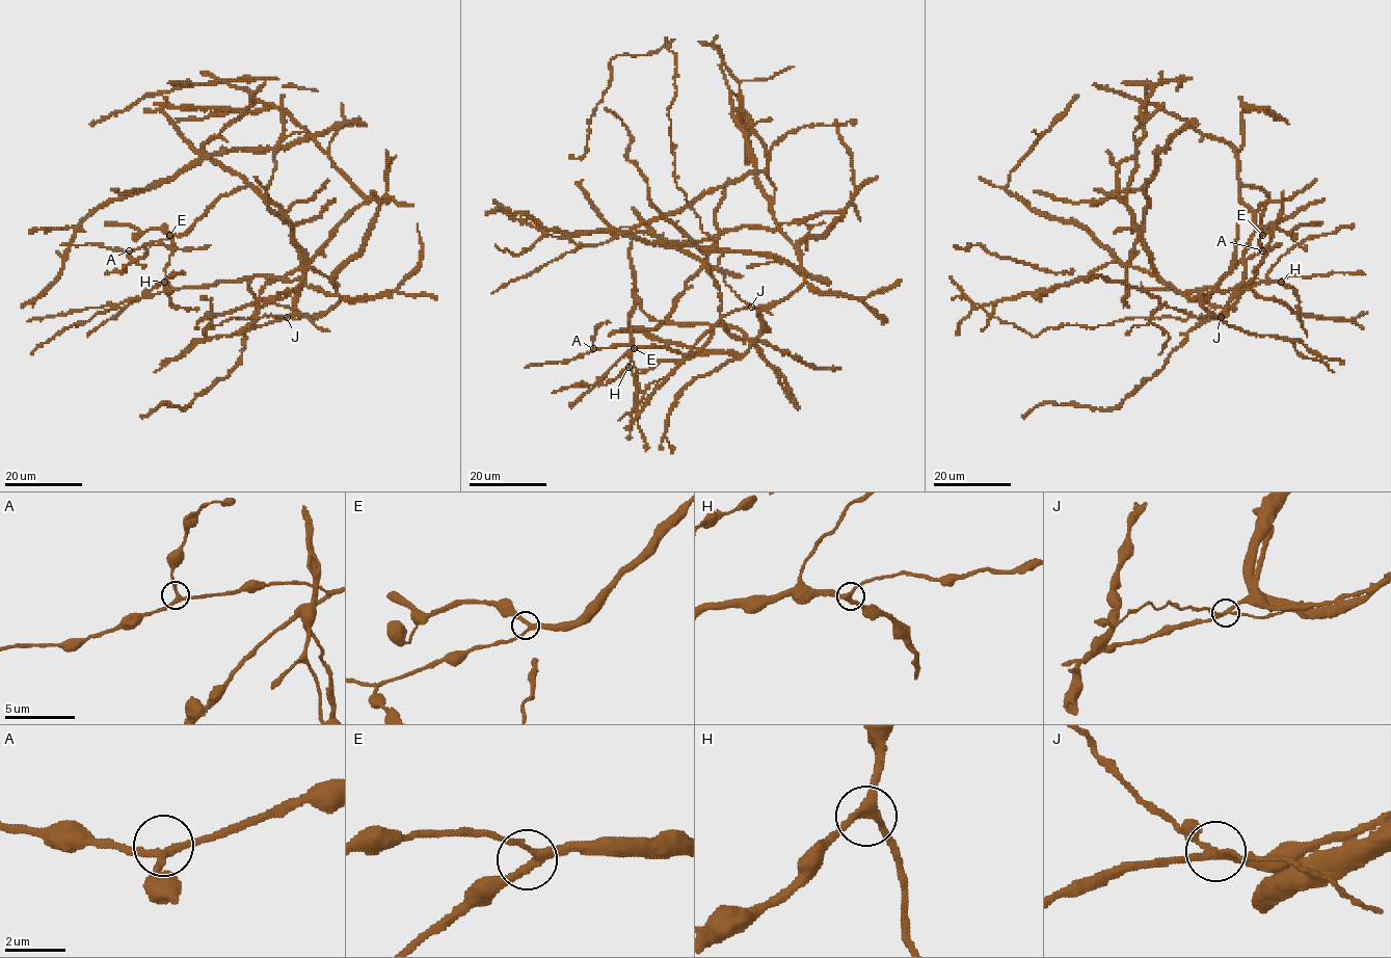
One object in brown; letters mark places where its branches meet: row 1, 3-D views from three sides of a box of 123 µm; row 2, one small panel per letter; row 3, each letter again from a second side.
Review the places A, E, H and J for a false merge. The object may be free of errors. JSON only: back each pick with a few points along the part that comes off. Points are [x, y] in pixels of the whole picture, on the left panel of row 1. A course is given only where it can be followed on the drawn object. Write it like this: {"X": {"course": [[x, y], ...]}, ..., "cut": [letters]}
{"J": {"course": [[287, 318], [231, 318], [210, 328], [209, 323], [205, 337], [212, 305], [211, 299], [202, 300]]}, "cut": ["J"]}

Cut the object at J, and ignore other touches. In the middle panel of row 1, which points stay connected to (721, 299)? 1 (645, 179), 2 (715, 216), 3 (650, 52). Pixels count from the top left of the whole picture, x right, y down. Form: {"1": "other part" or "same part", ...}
{"1": "same part", "2": "same part", "3": "same part"}

